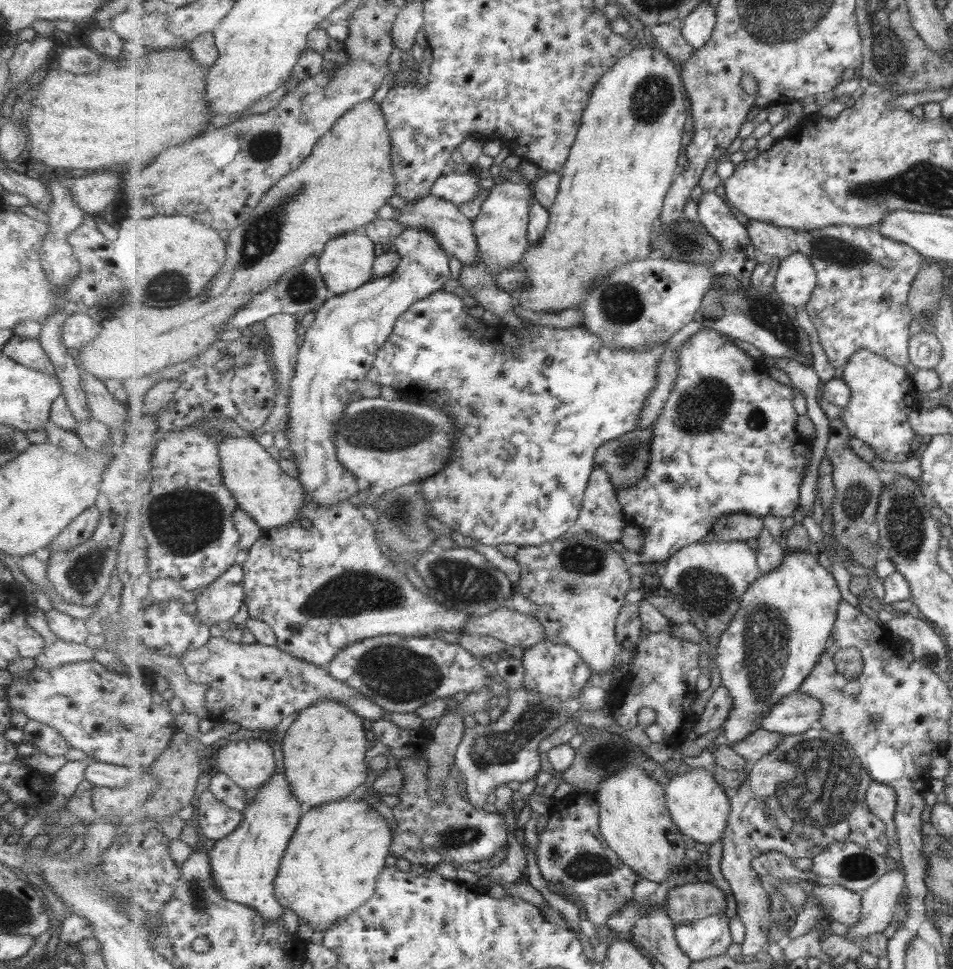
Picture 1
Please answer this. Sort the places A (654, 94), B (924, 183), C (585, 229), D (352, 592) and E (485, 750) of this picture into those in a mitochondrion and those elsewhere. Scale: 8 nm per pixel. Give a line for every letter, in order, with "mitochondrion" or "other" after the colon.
A: mitochondrion
B: mitochondrion
C: other
D: mitochondrion
E: mitochondrion

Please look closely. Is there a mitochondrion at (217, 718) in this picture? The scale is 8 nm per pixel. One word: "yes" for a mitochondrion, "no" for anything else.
no

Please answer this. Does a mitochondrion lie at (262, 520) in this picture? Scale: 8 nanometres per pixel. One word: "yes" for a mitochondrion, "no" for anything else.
no

